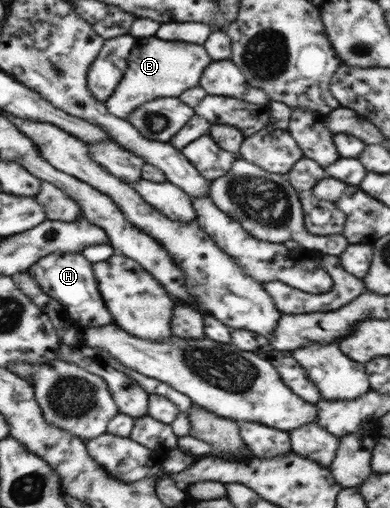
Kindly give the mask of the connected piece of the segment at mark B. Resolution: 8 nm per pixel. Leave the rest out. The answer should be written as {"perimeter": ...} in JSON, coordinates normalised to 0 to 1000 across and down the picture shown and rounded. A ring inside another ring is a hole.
{"perimeter":[[[356,73],[326,116],[326,136],[292,175],[287,191],[267,205],[285,226],[300,234],[321,234],[333,222],[367,207],[410,191],[456,193],[472,179],[505,171],[521,136],[541,124],[521,89],[464,85],[464,81],[418,81],[403,73]]]}

